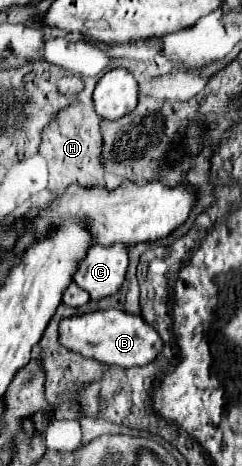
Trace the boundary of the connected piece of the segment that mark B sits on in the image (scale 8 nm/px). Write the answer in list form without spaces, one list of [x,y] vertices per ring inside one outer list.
[[[115,308],[63,318],[59,322],[59,344],[67,350],[83,354],[85,358],[93,358],[97,362],[105,362],[107,366],[111,364],[121,368],[145,366],[153,362],[163,348],[159,334],[147,322],[143,322],[141,316],[133,316]]]

